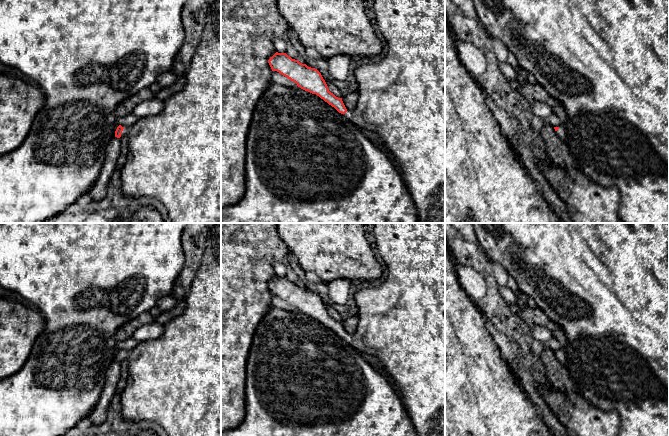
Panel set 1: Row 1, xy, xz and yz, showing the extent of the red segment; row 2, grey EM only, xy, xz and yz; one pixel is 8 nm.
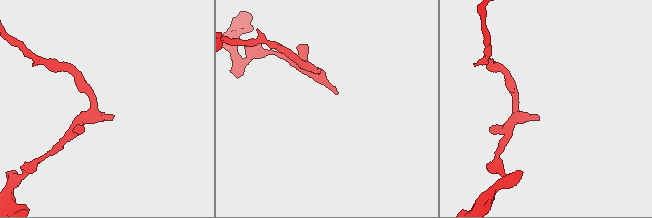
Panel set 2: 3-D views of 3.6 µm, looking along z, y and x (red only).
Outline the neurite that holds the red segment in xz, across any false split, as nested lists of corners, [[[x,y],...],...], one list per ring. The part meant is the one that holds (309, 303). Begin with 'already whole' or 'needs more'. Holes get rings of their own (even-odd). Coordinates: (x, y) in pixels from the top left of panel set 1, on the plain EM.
needs more; [[[374,223],[372,230],[388,276],[380,286],[354,293],[359,318],[355,333],[346,333],[342,322],[329,315],[317,293],[278,276],[270,281],[268,287],[272,295],[279,296],[301,313],[316,318],[359,353],[379,359],[381,366],[378,370],[397,389],[417,436],[445,436],[445,223]]]

